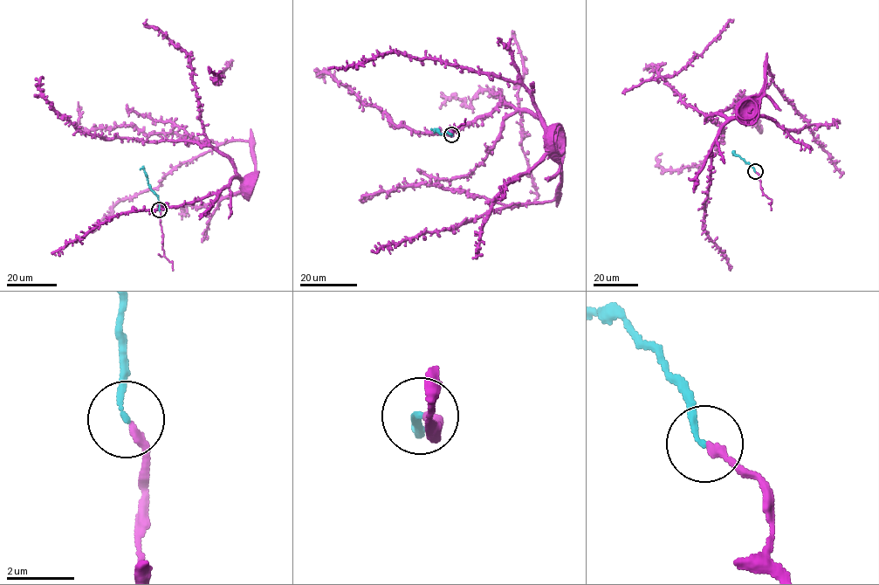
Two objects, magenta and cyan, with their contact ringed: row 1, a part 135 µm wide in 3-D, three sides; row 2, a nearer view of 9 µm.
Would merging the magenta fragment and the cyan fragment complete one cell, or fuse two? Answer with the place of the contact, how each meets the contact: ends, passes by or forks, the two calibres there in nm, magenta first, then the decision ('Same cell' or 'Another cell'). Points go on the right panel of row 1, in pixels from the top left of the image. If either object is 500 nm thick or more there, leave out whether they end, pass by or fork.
Place: (755, 171). At the ring magenta ends. At the ring cyan ends. Thickness 240 nm (magenta) against 150 nm. Same cell

